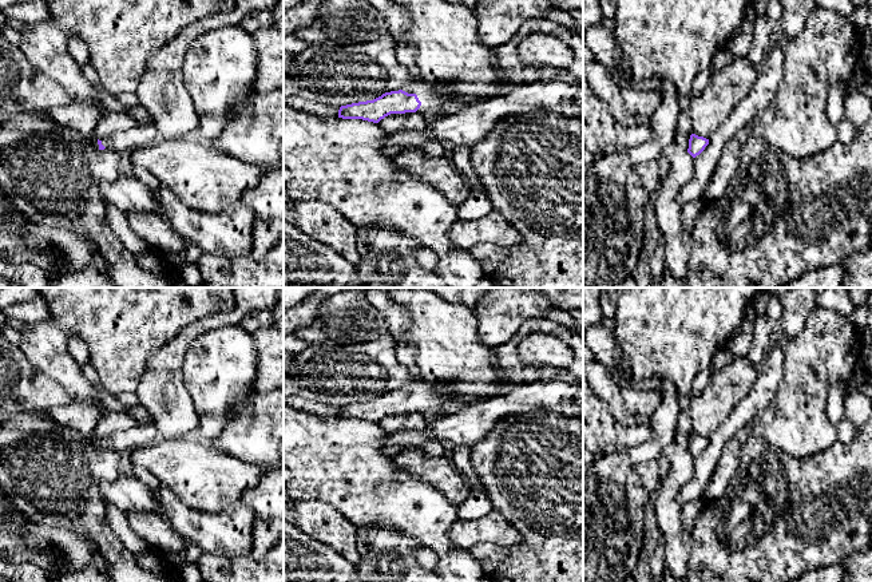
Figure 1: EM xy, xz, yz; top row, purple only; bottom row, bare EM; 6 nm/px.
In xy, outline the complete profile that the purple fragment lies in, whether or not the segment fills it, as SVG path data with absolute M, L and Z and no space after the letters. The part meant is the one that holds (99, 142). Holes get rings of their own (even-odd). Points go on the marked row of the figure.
M138 122L135 127L130 130L115 131L99 140L99 150L112 149L120 154L131 153L135 149L151 144L158 139L158 131L154 123Z

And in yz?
M675 131L674 143L687 150L687 153L695 158L699 155L705 147L709 144L709 139L703 136L698 136L695 134L683 134L681 131Z

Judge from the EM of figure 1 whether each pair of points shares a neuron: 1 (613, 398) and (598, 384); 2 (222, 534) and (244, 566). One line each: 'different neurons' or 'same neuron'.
1: same neuron
2: different neurons

